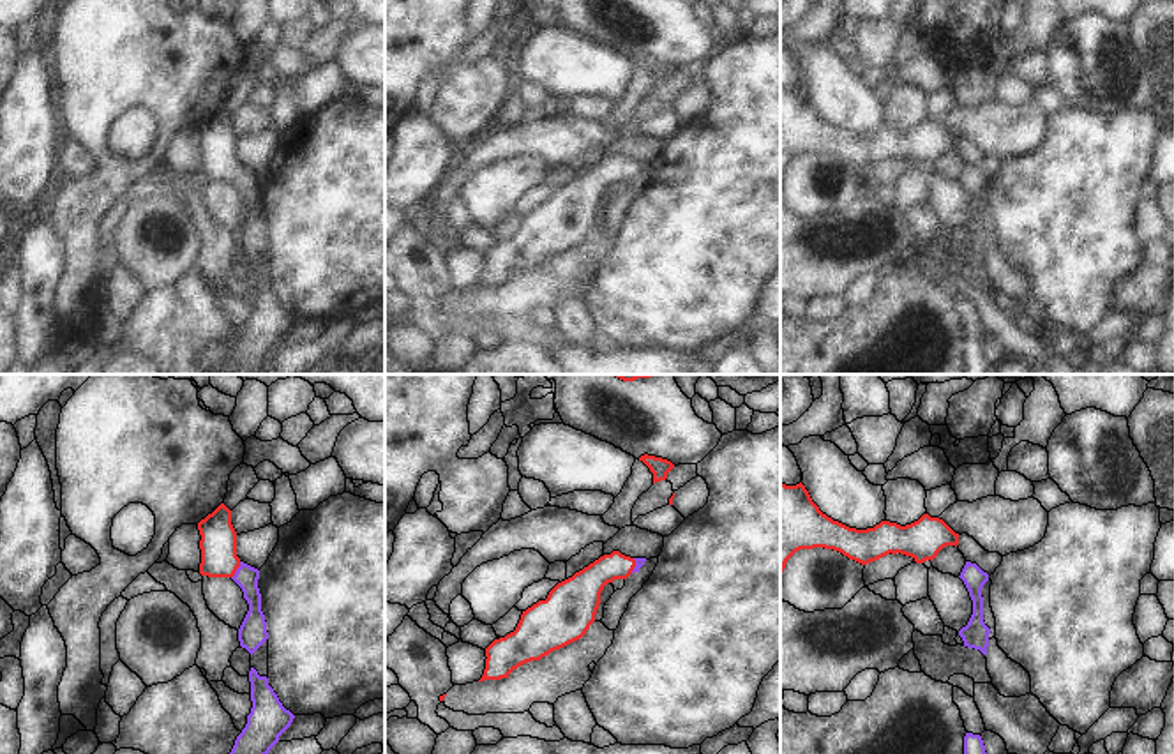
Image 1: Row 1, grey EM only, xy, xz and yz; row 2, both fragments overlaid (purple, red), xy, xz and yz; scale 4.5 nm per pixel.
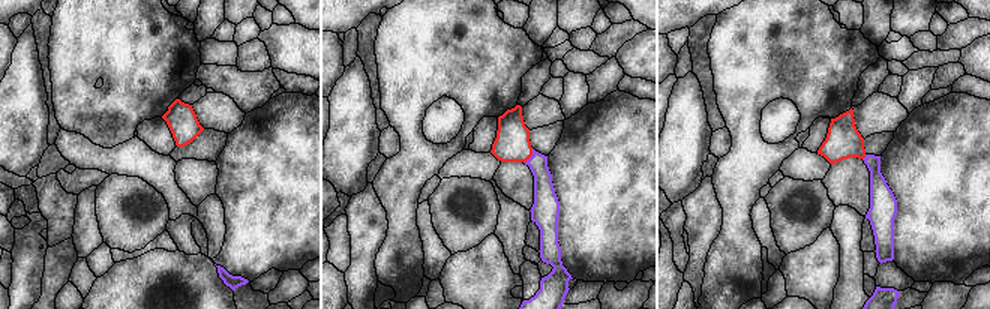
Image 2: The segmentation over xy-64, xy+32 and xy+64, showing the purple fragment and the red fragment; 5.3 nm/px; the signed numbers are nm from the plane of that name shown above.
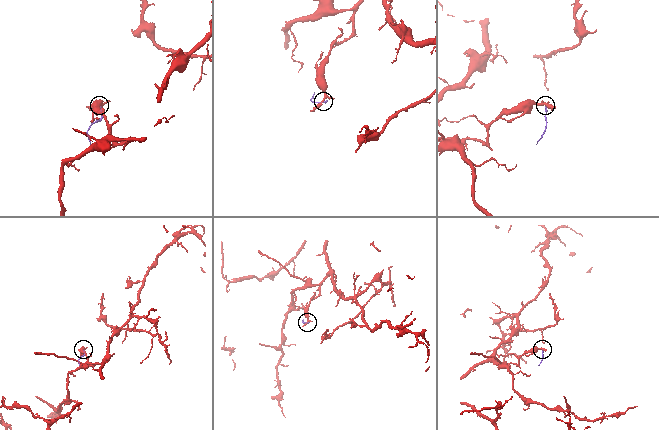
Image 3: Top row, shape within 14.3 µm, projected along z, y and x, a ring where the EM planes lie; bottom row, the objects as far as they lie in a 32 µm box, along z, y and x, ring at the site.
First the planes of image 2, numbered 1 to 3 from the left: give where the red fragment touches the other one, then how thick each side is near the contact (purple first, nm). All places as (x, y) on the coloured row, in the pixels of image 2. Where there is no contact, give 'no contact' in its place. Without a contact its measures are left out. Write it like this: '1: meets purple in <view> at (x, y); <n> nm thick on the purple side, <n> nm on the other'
1: no contact
2: meets purple in xy+32 at (531, 156); 130 nm thick on the purple side, 190 nm on the other
3: meets purple in xy+64 at (864, 158); 140 nm thick on the purple side, 190 nm on the other

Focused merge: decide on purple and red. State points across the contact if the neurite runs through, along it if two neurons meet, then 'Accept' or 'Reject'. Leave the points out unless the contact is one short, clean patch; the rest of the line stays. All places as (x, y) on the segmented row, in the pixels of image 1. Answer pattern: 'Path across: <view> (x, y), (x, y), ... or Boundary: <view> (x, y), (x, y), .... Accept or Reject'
Path across: xy (246, 576), (237, 571), (219, 553), (218, 544). Accept.

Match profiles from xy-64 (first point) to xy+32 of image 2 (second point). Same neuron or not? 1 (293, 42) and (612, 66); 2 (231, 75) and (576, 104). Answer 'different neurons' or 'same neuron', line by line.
1: different neurons
2: different neurons

